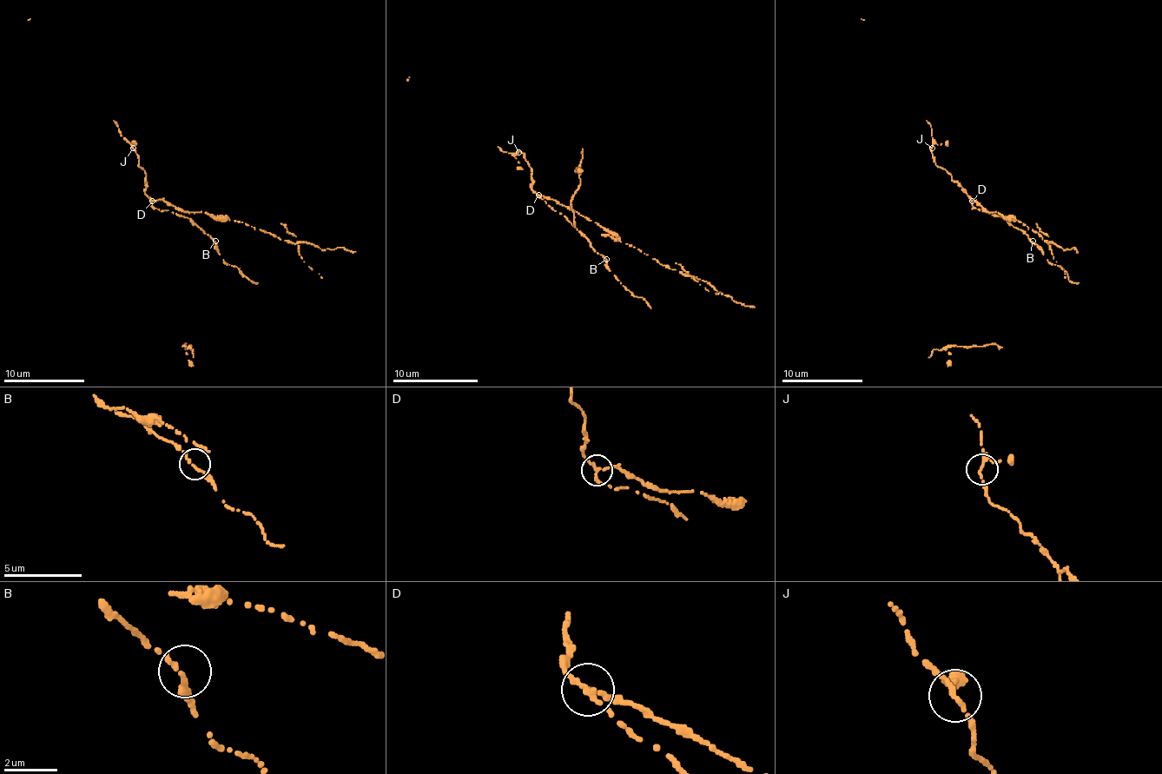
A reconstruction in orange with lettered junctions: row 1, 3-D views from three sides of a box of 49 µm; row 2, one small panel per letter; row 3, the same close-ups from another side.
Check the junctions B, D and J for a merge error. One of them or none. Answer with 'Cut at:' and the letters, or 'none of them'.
Cut at: D

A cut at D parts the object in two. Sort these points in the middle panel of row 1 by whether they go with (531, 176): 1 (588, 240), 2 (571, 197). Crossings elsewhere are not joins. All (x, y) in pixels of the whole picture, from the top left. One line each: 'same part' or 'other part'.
1: same part
2: same part

